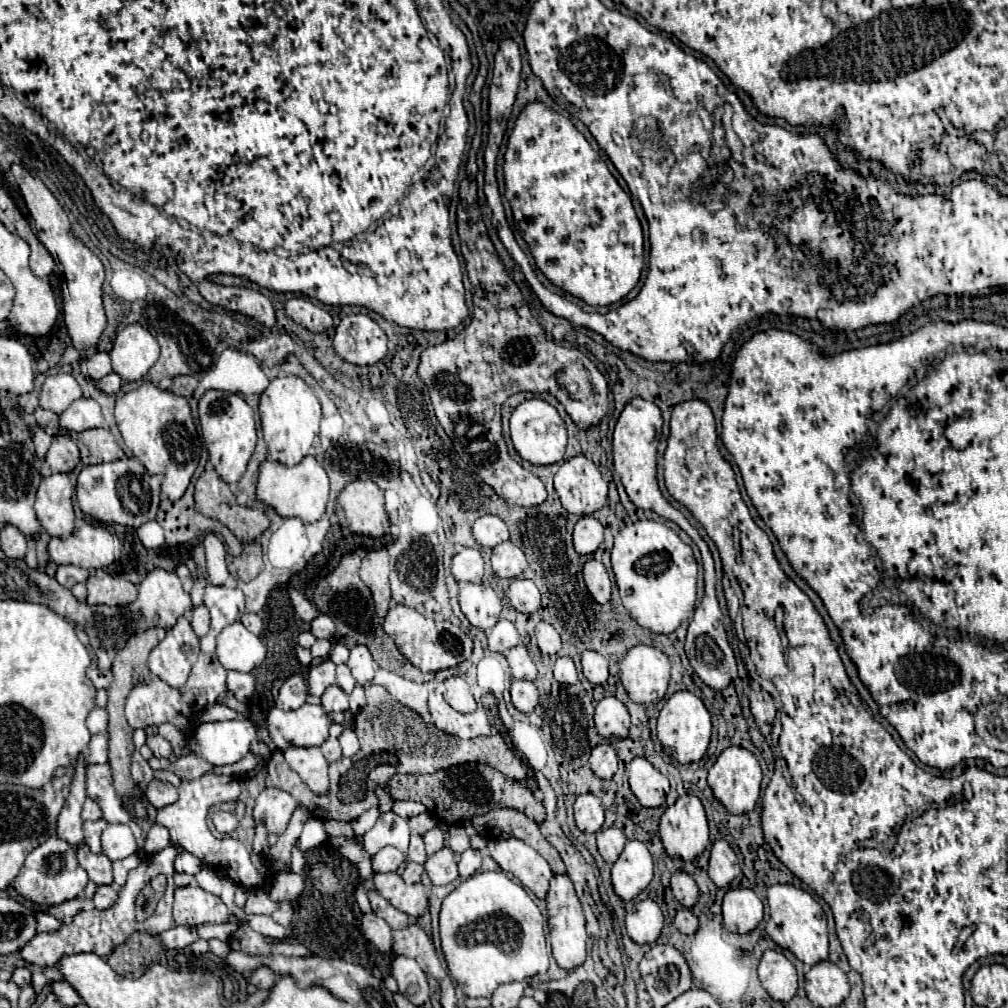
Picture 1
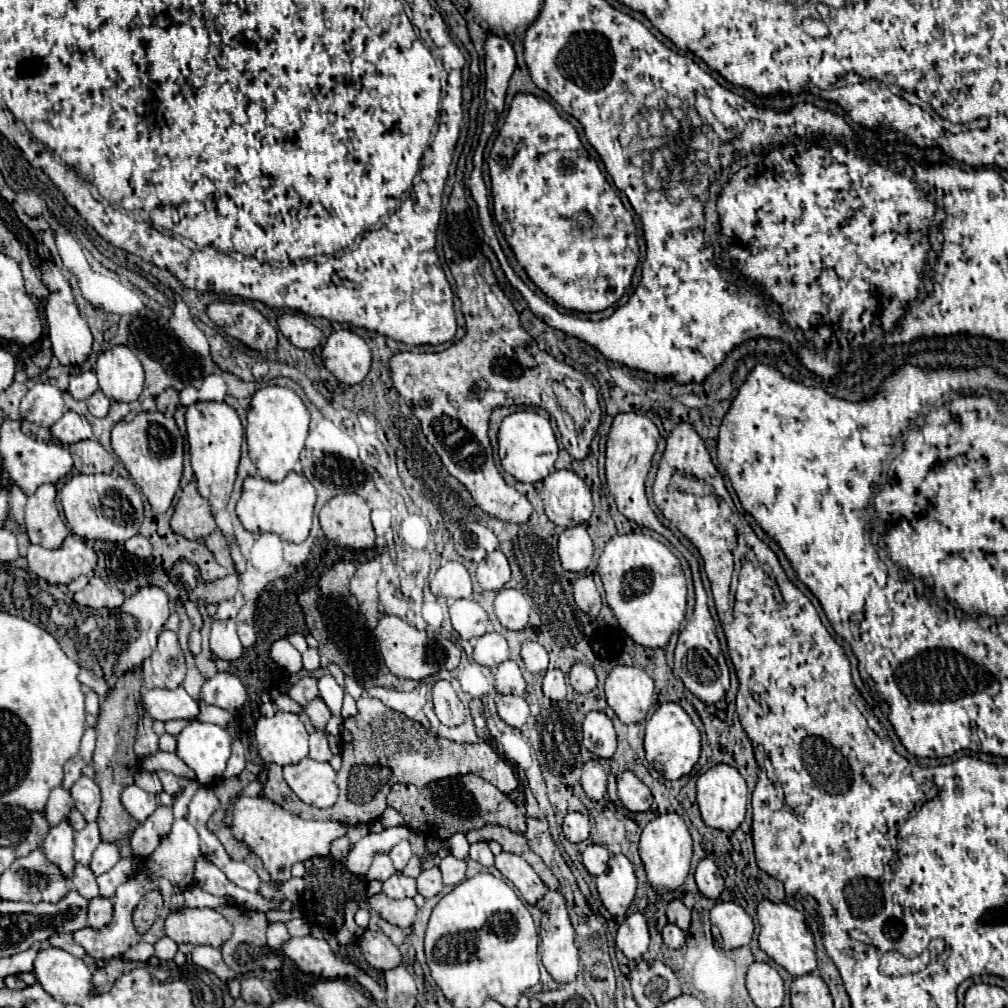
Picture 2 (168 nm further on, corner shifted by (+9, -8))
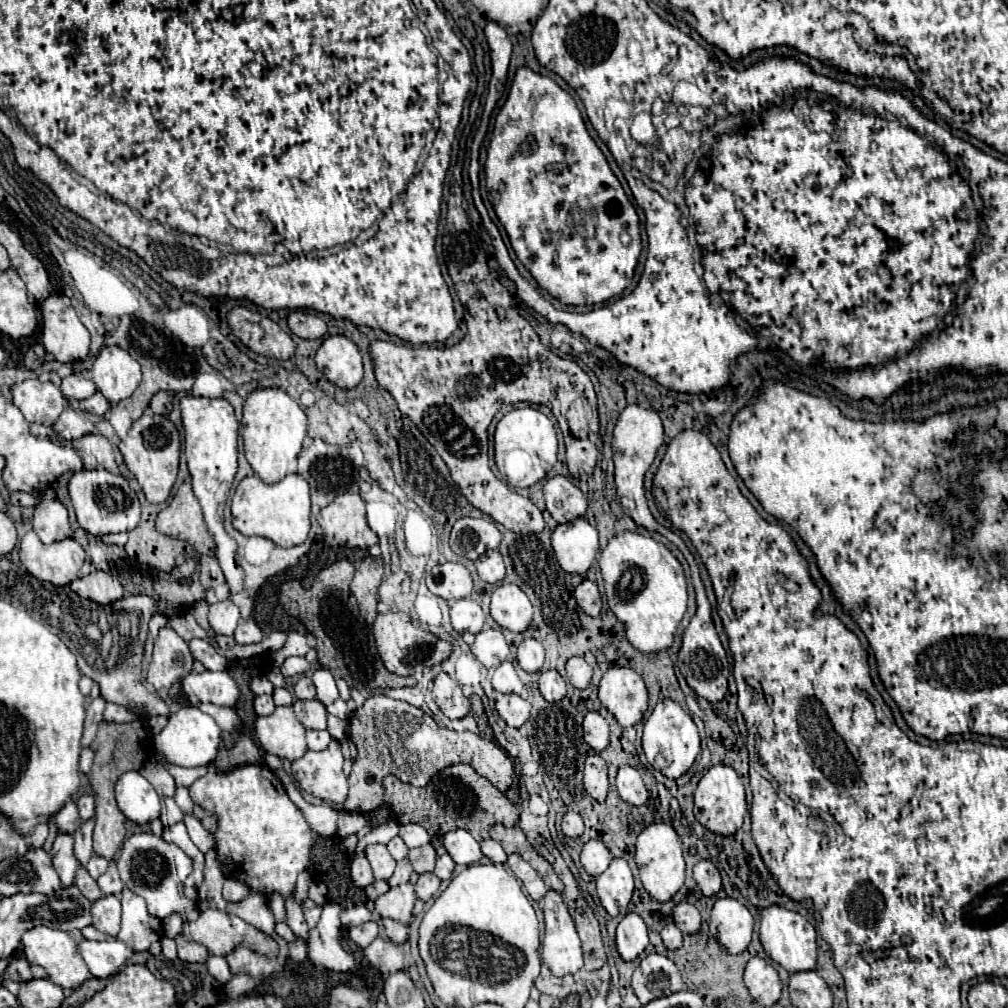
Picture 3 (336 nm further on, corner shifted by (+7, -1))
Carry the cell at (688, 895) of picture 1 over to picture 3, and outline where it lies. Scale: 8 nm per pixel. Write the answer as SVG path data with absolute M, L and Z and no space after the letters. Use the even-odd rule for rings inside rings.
M678 903L672 911L674 923L682 933L698 933L700 931L700 913L690 903Z

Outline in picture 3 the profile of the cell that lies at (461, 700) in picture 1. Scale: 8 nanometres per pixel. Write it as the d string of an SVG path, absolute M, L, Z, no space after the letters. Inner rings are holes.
M446 673L436 675L432 687L432 699L438 703L442 713L450 719L462 719L470 713L470 703L462 695L462 689Z

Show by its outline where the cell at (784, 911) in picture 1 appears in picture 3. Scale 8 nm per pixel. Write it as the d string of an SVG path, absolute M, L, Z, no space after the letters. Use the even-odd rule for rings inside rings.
M772 905L760 913L760 943L766 955L788 973L816 969L816 929L796 911Z

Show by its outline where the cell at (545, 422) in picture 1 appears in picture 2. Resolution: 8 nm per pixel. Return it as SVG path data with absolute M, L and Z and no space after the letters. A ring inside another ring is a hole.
M522 410L506 416L498 432L498 454L506 472L510 472L520 482L538 482L554 472L554 462L558 456L558 442L554 430L546 418L532 410Z

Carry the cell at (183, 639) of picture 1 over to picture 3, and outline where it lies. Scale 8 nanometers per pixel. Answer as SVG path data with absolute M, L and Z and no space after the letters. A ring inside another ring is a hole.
M162 627L154 643L154 657L148 665L146 681L156 689L156 693L166 701L170 687L176 679L192 671L192 655L188 643L172 629Z

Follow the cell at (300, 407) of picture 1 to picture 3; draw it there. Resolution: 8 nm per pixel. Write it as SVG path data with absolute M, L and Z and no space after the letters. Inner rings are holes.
M256 389L246 397L242 417L244 455L254 473L268 485L286 477L298 457L298 453L312 444L308 435L308 421L302 407L282 389ZM307 425L307 428L306 428ZM305 439L305 447L302 445ZM301 449L301 451L300 451Z

